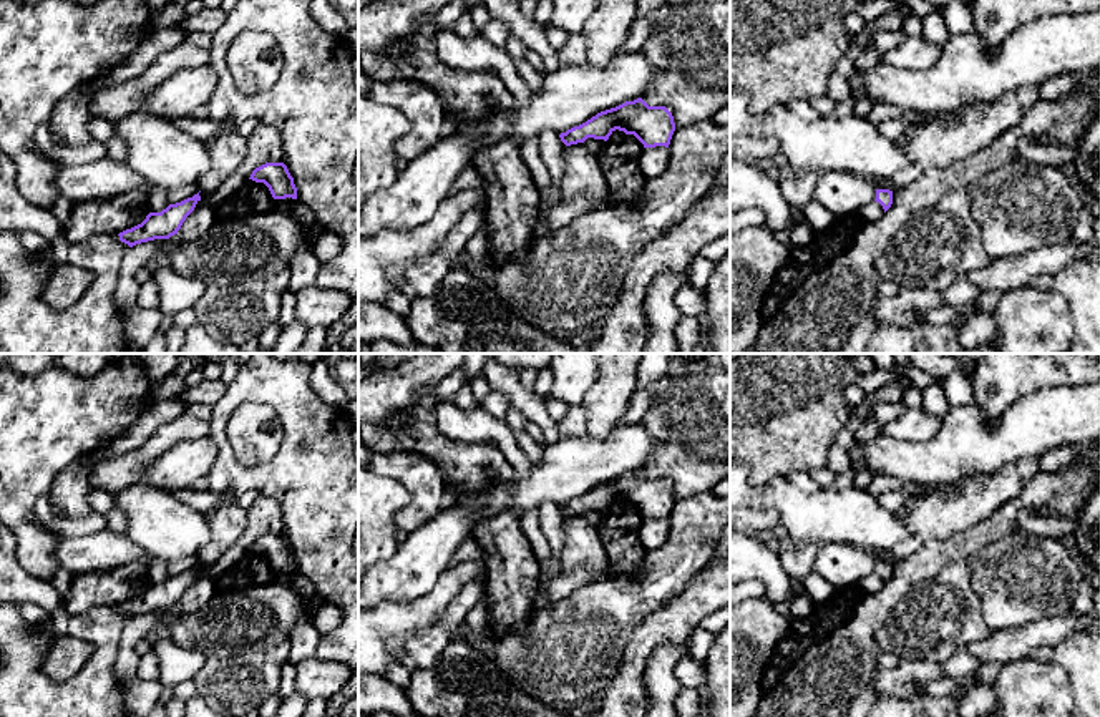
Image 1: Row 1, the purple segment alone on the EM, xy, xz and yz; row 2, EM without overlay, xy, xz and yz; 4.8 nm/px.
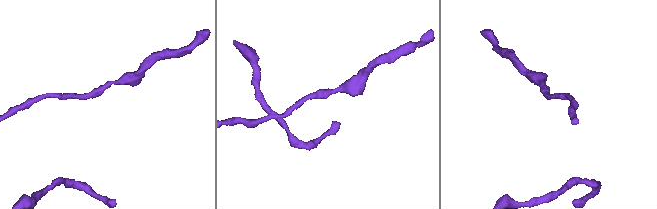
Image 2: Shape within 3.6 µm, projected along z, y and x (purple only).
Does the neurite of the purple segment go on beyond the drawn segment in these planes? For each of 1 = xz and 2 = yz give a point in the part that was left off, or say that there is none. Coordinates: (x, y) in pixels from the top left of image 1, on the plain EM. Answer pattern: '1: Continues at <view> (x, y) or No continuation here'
1: No continuation here
2: No continuation here

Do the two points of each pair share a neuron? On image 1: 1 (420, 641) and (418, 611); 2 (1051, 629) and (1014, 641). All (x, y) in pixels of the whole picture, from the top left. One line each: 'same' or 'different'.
1: different
2: same

